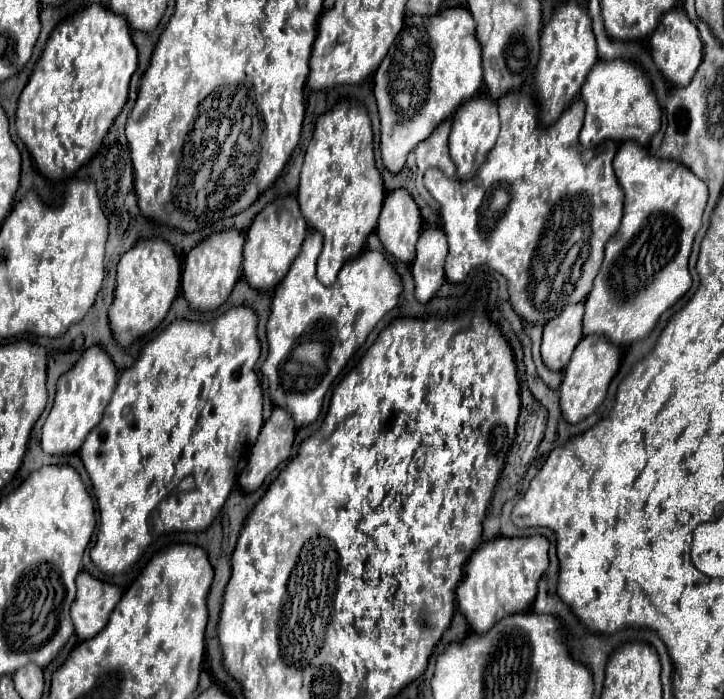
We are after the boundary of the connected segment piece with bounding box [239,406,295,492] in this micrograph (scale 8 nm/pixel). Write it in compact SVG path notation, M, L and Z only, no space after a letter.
M277 406L271 418L263 424L261 434L251 448L249 462L239 476L239 486L245 492L255 492L263 480L291 456L291 446L295 440L293 416L287 408Z

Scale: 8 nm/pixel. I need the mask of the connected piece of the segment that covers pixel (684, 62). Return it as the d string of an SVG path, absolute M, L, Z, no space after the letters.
M673 8L669 12L665 12L665 16L661 18L661 24L657 26L657 30L653 32L651 40L651 56L653 62L657 64L657 68L661 70L661 74L677 84L677 86L685 86L689 84L689 80L693 78L695 70L701 64L701 54L703 54L703 44L697 32L697 26L687 18L683 8Z

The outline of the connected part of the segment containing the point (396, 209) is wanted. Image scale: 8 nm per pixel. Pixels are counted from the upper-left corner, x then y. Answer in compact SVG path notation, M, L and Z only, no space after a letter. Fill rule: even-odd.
M407 190L389 192L377 224L377 236L385 250L409 264L415 258L415 244L421 234L419 206Z

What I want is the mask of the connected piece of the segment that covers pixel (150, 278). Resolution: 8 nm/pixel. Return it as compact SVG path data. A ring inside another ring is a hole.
M163 238L139 240L127 254L123 254L121 262L117 264L115 300L109 308L111 332L123 348L159 328L179 292L179 280L181 264L173 246Z

